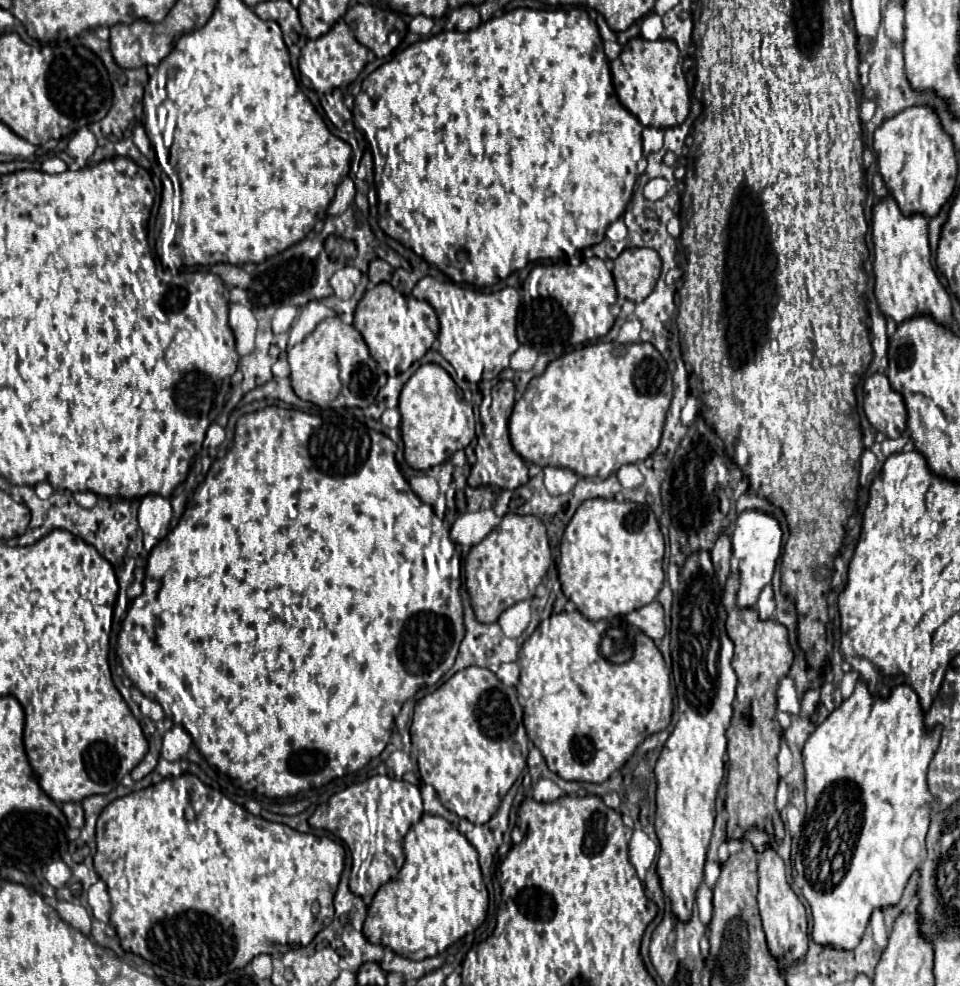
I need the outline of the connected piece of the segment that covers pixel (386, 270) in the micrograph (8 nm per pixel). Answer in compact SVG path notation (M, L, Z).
M374 259L374 261L370 263L368 277L370 277L370 281L372 281L374 285L378 285L378 283L384 283L384 281L390 281L390 279L392 279L392 273L394 273L394 269L392 269L386 261Z

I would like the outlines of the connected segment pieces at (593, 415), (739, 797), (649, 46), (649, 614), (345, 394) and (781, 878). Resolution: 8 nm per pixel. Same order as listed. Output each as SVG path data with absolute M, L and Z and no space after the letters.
M610 341L584 345L554 359L540 377L532 379L526 393L516 401L508 421L510 441L518 455L540 467L566 467L580 477L606 479L622 465L644 461L656 451L670 401L672 375L652 343L622 345Z
M738 571L730 573L726 585L724 585L724 607L728 611L728 619L726 619L726 627L728 627L728 635L734 641L736 649L734 649L734 671L738 675L738 689L736 689L736 701L734 701L734 715L732 715L732 723L728 729L728 783L726 783L726 813L728 813L728 839L742 839L744 833L738 833L738 825L742 831L750 829L752 825L756 825L758 829L766 831L776 843L782 841L784 837L784 823L780 819L780 813L776 809L774 797L776 797L776 785L778 785L778 753L780 753L780 725L776 721L776 689L780 679L790 671L792 665L792 649L788 643L788 629L778 623L778 621L762 621L756 613L756 609L748 607L748 609L740 609L736 605L736 591L738 591L738 581L740 575Z
M630 39L618 59L610 63L610 69L620 103L634 117L638 117L644 127L670 129L686 121L690 113L690 91L686 85L686 77L680 69L680 53L676 43L672 43L670 39Z
M652 601L632 613L626 615L626 621L644 631L652 641L660 641L664 637L664 611L658 601Z
M340 317L324 319L302 343L294 345L288 351L288 363L290 363L290 381L294 393L300 399L310 401L318 407L362 407L364 409L372 405L378 395L378 365L368 353L368 347L360 331L356 331L354 325L344 325Z
M768 843L764 847L764 851L758 855L758 879L760 879L758 905L760 905L760 915L762 915L762 923L764 923L768 949L778 959L780 967L784 967L786 963L792 963L806 955L806 949L808 949L806 909L798 901L798 895L788 885L784 861L772 843Z

